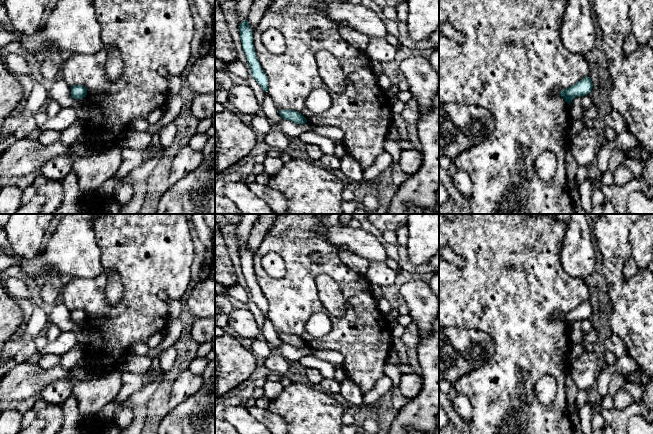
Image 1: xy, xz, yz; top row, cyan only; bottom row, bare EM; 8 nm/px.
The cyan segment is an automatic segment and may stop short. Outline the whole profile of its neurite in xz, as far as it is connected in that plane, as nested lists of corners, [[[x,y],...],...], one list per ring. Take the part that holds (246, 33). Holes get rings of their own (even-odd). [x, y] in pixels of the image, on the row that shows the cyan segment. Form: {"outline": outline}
{"outline": [[[245,20],[240,24],[239,32],[242,48],[245,52],[249,67],[251,69],[251,75],[262,87],[262,89],[268,92],[268,78],[257,59],[255,47],[253,44],[253,31],[249,25],[248,20]]]}

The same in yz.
{"outline": [[[586,76],[585,78],[574,84],[573,86],[561,90],[560,95],[570,105],[570,103],[575,97],[578,96],[583,97],[585,95],[588,95],[592,91],[592,88],[593,88],[593,83],[591,79],[588,76]]]}

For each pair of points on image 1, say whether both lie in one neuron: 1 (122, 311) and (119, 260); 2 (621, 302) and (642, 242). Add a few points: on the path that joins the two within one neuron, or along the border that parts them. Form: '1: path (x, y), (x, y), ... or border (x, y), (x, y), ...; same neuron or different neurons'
1: path (130, 298), (130, 273); same neuron
2: border (628, 232), (628, 241), (632, 255); different neurons

